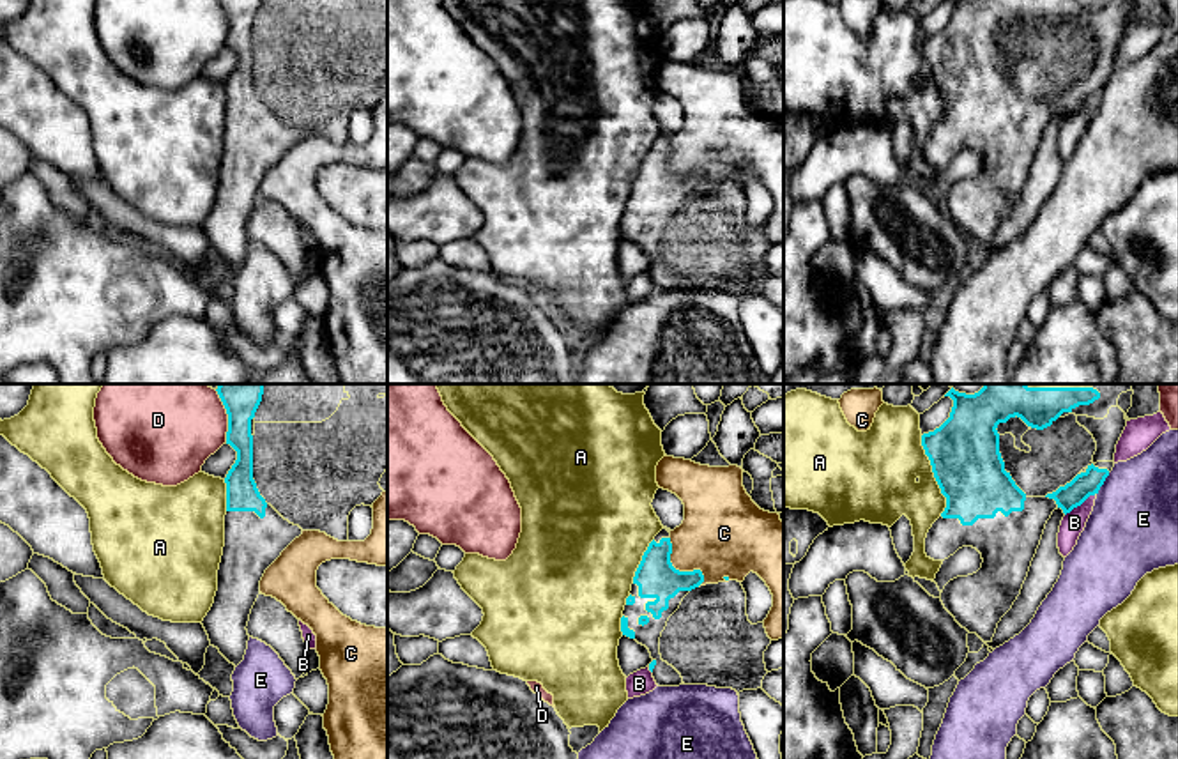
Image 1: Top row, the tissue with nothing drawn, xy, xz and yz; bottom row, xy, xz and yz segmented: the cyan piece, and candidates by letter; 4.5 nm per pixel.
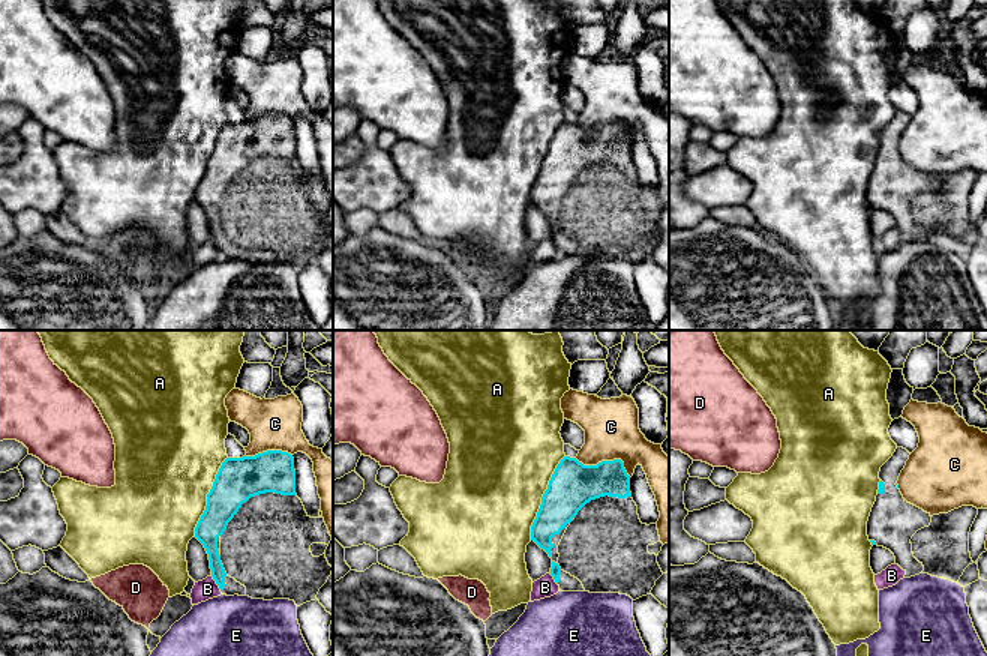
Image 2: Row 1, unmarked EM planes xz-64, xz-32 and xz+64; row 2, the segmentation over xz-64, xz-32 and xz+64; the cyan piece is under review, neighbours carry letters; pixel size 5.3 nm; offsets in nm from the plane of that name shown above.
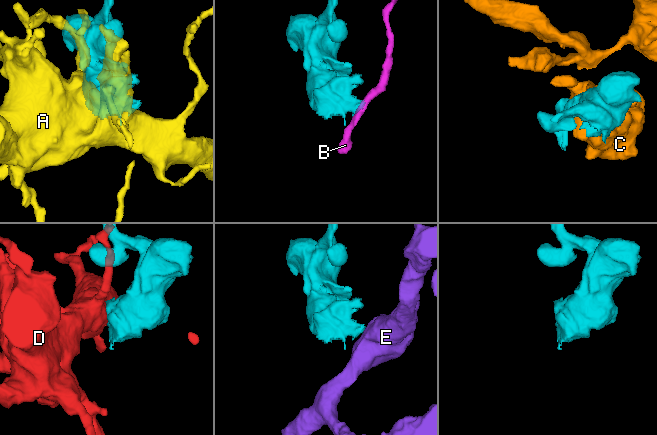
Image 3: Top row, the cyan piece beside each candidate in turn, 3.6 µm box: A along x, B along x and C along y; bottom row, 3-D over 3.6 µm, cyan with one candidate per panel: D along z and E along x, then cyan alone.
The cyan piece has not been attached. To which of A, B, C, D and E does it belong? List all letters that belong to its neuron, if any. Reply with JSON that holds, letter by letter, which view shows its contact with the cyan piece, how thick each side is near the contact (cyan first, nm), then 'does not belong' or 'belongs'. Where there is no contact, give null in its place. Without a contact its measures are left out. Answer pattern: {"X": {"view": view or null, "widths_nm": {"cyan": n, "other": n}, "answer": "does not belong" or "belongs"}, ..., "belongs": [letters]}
{"A": {"view": "yz", "widths_nm": {"cyan": 320, "other": 340}, "answer": "does not belong"}, "B": {"view": "yz", "widths_nm": {"cyan": 120, "other": 110}, "answer": "does not belong"}, "C": {"view": "xz", "widths_nm": {"cyan": 180, "other": 380}, "answer": "does not belong"}, "D": {"view": "xy", "widths_nm": {"cyan": 130, "other": 360}, "answer": "does not belong"}, "E": {"view": "yz", "widths_nm": {"cyan": 120, "other": 400}, "answer": "does not belong"}, "belongs": []}

